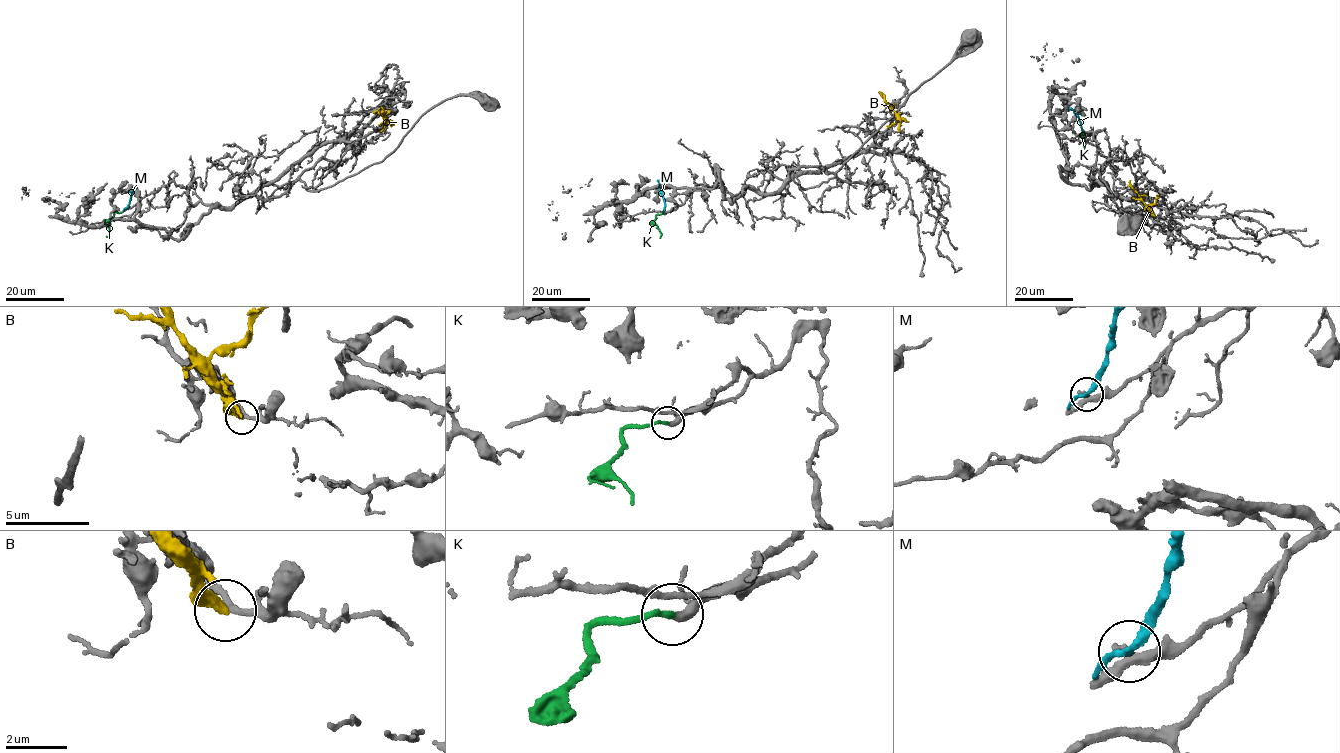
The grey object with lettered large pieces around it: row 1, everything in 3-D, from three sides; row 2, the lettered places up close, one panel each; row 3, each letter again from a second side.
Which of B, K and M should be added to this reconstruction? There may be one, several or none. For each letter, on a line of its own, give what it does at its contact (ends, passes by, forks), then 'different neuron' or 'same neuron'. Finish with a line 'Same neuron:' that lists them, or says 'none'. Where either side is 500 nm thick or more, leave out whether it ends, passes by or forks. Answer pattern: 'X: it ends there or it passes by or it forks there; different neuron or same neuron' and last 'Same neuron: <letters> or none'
B: it ends there; different neuron
K: it ends there; same neuron
M: it passes by; different neuron
Same neuron: K

